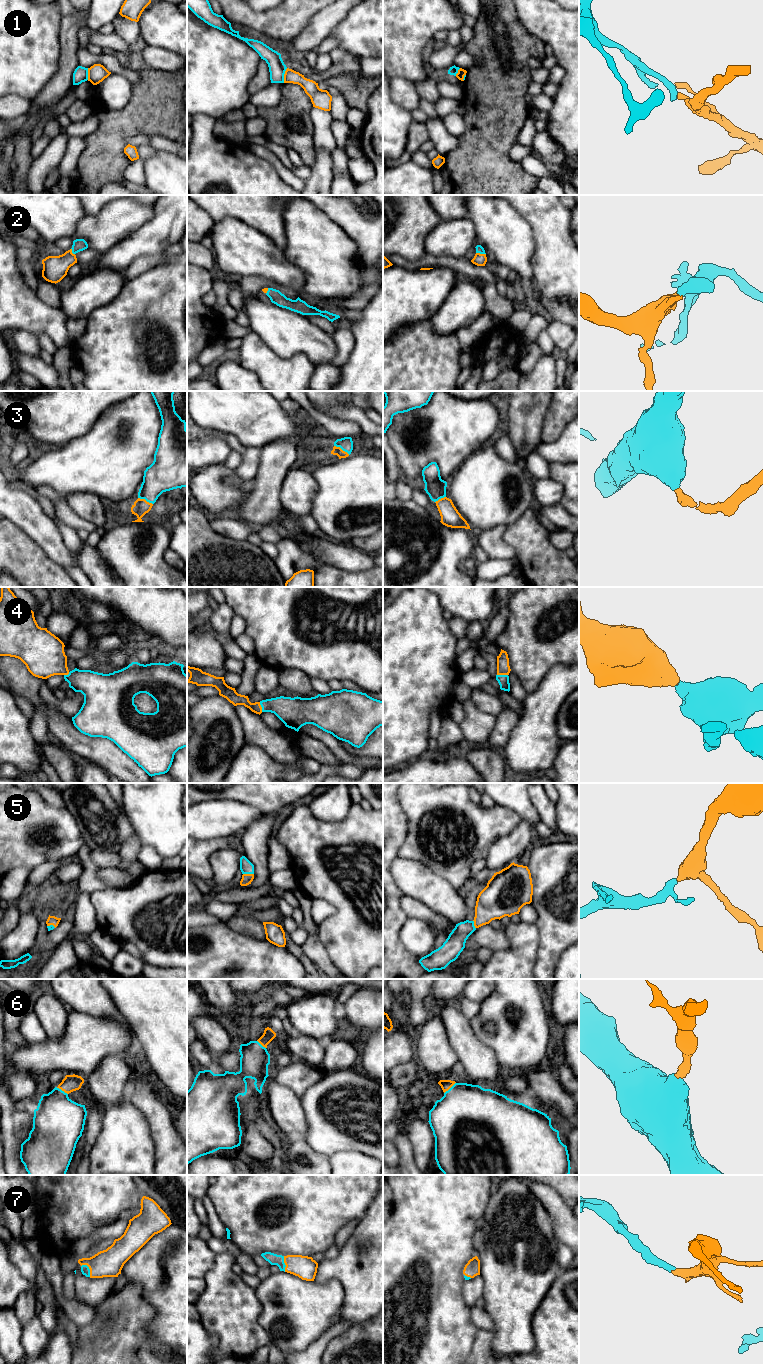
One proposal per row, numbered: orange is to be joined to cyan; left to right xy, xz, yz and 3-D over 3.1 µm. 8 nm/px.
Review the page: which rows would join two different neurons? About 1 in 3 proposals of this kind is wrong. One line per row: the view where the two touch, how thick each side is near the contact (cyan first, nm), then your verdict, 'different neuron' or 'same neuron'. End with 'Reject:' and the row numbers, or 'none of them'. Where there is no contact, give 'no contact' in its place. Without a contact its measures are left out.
1: xz | 140/120 nm | different neuron
2: yz | 60/100 nm | same neuron
3: xz | 110/70 nm | same neuron
4: yz | 90/110 nm | same neuron
5: xz | 110/80 nm | same neuron
6: yz | 480/80 nm | same neuron
7: xy | 70/220 nm | same neuron
Reject: 1

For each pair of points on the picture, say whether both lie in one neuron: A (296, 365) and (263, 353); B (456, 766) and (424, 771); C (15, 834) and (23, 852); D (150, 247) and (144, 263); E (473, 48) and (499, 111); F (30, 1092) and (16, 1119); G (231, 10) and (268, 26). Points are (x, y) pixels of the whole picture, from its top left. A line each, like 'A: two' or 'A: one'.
A: one
B: one
C: one
D: two
E: one
F: two
G: one

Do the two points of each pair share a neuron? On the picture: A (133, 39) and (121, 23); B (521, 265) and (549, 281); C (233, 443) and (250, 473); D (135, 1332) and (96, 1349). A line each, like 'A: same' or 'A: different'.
A: same
B: different
C: different
D: same

